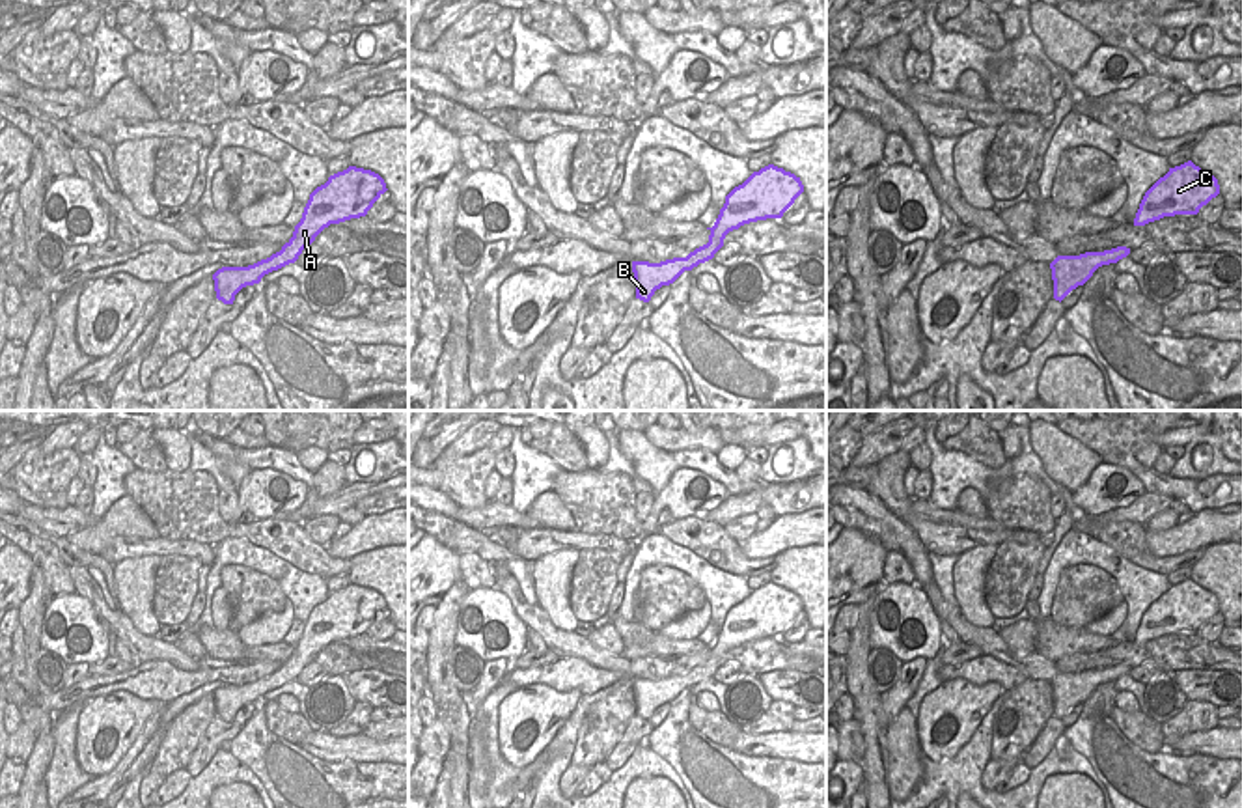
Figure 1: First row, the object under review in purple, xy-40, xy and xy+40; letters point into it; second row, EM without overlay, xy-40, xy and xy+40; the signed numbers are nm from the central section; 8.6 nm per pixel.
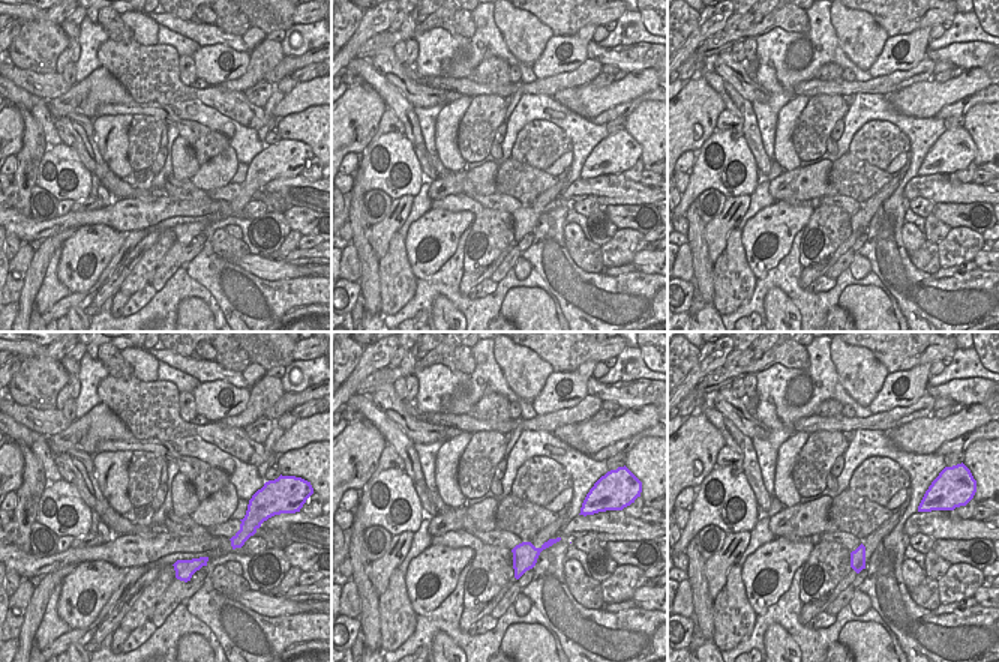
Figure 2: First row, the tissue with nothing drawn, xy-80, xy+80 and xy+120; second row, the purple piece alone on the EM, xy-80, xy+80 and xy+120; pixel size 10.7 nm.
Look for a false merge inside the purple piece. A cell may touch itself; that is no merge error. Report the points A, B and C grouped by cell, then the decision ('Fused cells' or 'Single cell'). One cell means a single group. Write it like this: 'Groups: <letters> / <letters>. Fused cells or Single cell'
Groups: A B C. Single cell.

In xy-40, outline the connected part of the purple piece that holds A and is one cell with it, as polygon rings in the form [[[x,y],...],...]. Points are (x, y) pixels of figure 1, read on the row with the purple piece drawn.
[[[349,166],[330,175],[324,185],[310,194],[293,237],[280,252],[254,265],[222,267],[213,274],[216,299],[233,304],[242,287],[259,284],[265,274],[295,263],[302,250],[330,224],[366,216],[386,190],[384,179],[371,170]]]

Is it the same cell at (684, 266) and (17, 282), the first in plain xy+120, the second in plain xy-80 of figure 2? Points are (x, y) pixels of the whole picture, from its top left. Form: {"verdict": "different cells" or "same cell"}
{"verdict": "different cells"}

